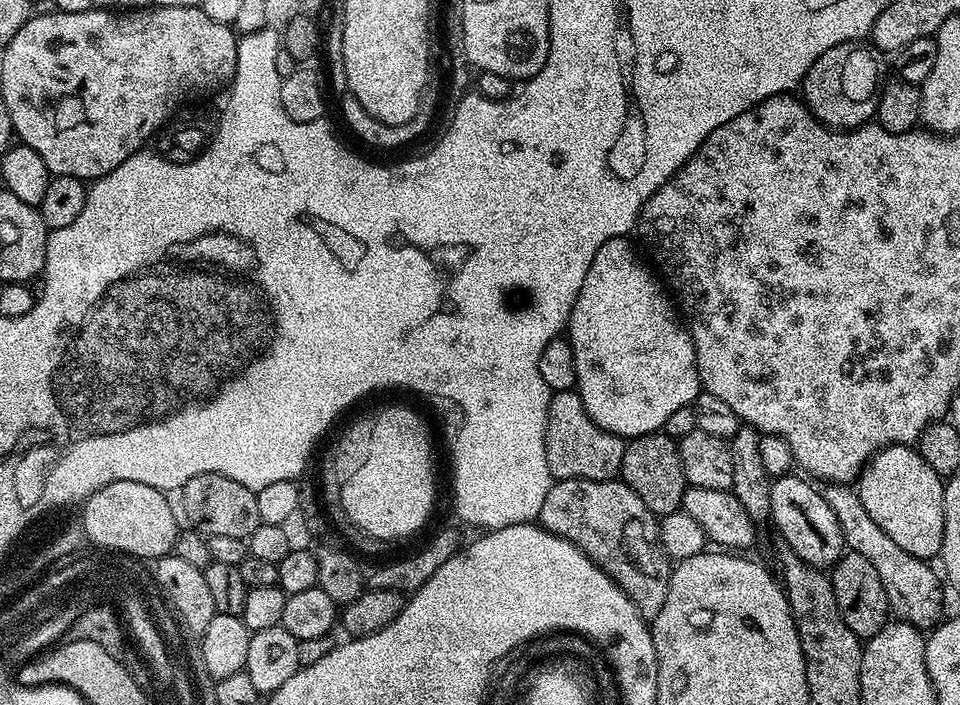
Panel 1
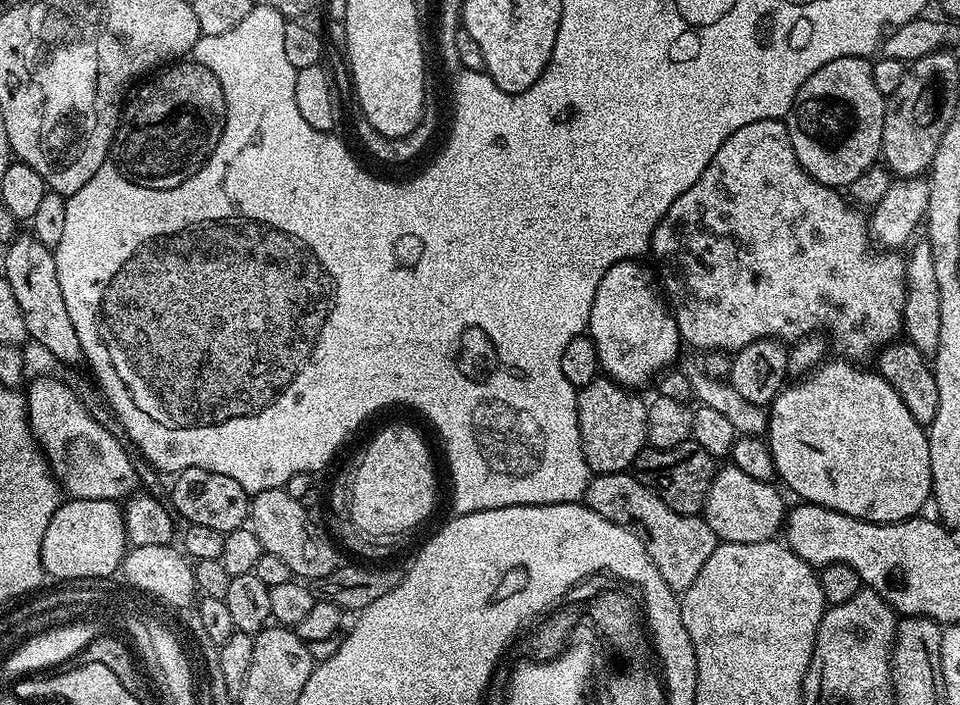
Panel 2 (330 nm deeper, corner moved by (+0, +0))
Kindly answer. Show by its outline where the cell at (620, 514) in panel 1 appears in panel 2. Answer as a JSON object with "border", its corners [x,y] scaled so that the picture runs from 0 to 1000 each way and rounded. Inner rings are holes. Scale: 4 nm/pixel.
{"border":[[[626,670],[618,674],[608,698],[607,713],[627,729],[627,735],[657,752],[673,774],[673,786],[677,786],[679,800],[685,803],[685,814],[690,814],[694,831],[706,843],[711,843],[721,830],[723,820],[727,820],[727,809],[735,803],[735,791],[744,786],[748,770],[744,752],[740,752],[732,735],[711,732],[698,723],[690,706],[682,704],[676,692],[669,689],[669,684],[663,681],[661,674],[654,670]]]}

